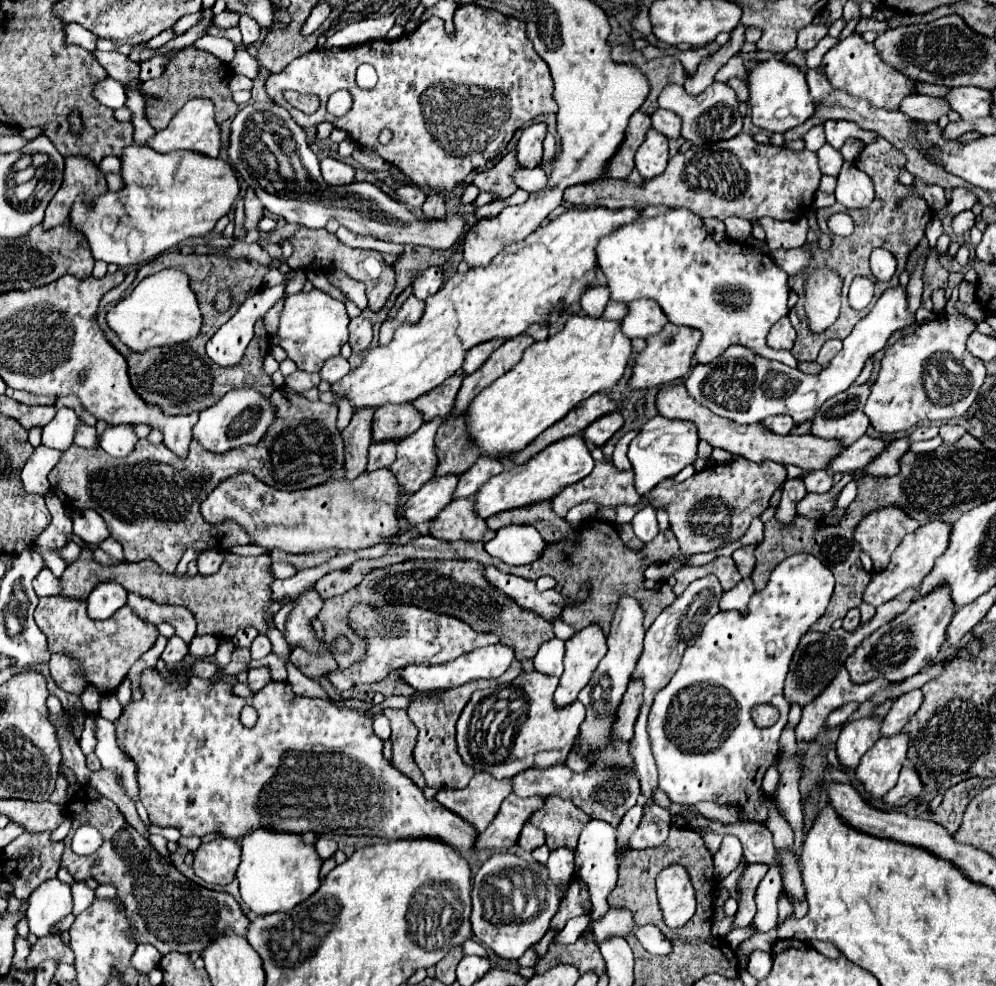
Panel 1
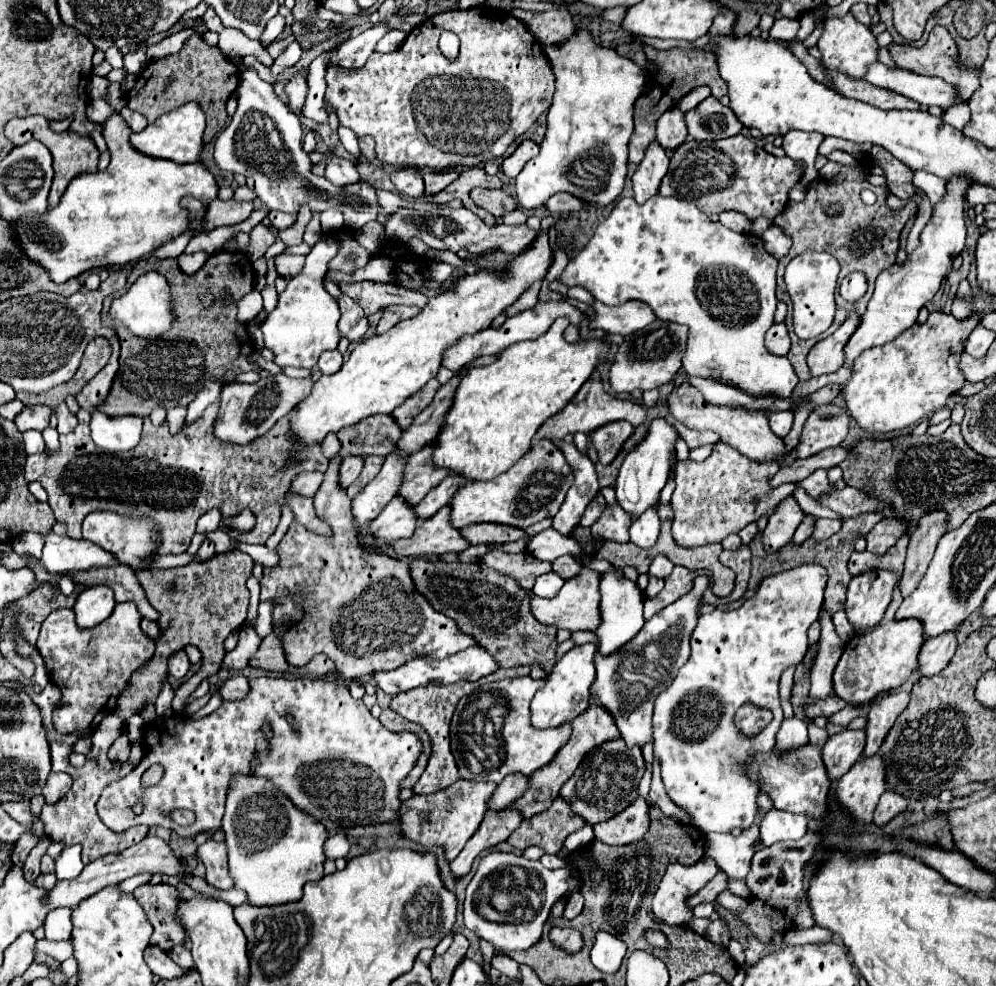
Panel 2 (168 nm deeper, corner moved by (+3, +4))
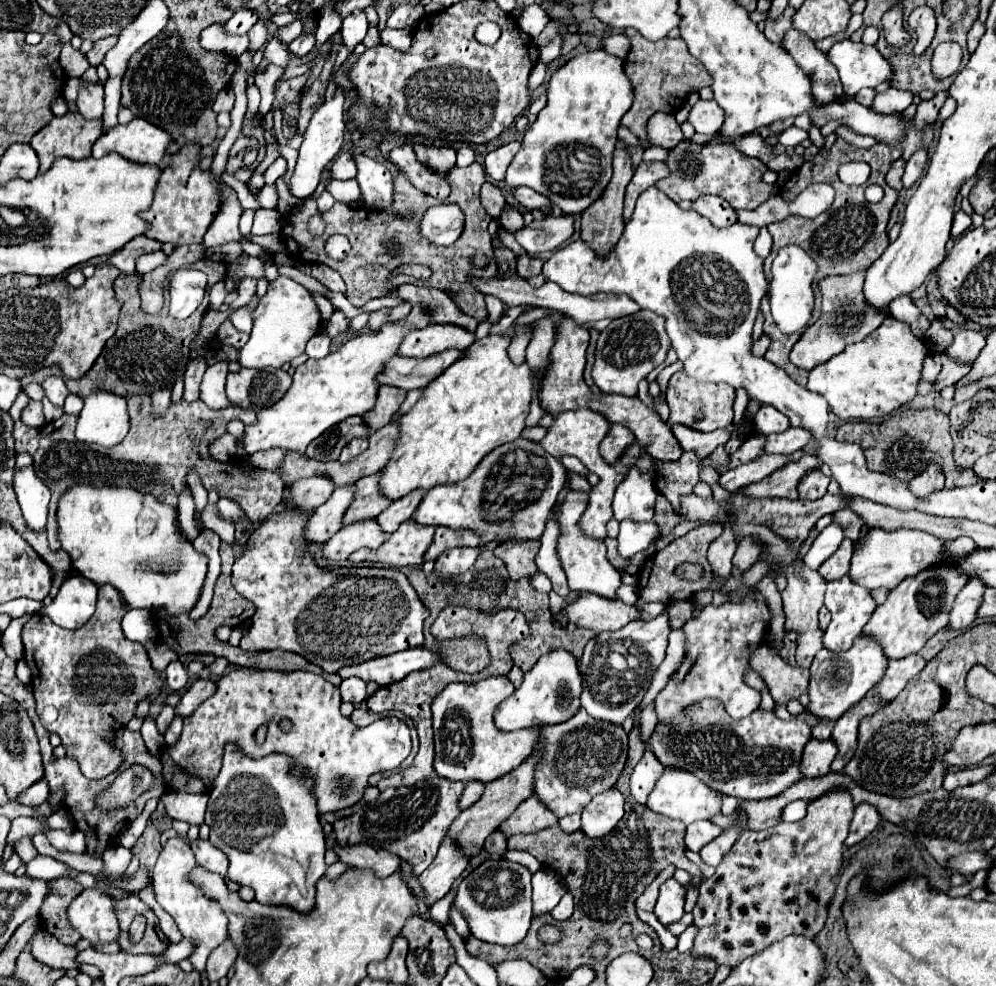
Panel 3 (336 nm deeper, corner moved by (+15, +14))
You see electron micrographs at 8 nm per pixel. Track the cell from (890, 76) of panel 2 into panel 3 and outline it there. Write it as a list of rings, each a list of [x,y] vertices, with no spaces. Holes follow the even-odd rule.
[[[835,42],[829,48],[827,58],[837,68],[847,96],[855,96],[861,88],[875,88],[887,82],[893,74],[893,68],[881,58],[875,46],[861,42]]]

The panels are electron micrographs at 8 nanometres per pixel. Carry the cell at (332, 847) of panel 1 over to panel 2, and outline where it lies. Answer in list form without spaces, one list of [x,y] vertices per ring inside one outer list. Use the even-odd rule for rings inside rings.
[[[337,832],[337,834],[331,834],[325,840],[323,850],[325,850],[327,858],[333,858],[333,860],[335,858],[345,858],[347,852],[349,852],[349,842],[347,842],[347,838],[345,838],[343,832]]]

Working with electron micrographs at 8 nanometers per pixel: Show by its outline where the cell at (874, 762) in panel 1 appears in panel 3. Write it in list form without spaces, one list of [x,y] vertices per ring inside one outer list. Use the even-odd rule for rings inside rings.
[[[833,790],[811,802],[809,814],[795,824],[781,822],[767,830],[743,832],[733,844],[733,850],[725,854],[715,874],[703,880],[699,886],[699,900],[693,908],[693,924],[699,928],[699,932],[695,936],[691,956],[713,958],[717,966],[729,966],[735,970],[745,958],[759,954],[785,936],[795,934],[815,938],[827,920],[827,908],[835,892],[833,878],[843,864],[843,842],[849,834],[853,810],[855,806],[851,796],[843,790]]]

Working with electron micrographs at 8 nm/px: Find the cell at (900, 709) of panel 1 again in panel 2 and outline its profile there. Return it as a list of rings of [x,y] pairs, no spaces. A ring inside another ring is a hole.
[[[895,690],[887,698],[883,698],[879,704],[875,704],[871,708],[871,712],[867,716],[869,724],[865,726],[867,746],[865,746],[863,756],[873,756],[881,748],[887,732],[895,724],[897,716],[907,708],[907,704],[909,704],[909,692]]]

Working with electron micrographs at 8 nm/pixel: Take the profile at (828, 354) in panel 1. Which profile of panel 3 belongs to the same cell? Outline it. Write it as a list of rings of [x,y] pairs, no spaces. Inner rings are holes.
[[[861,270],[857,274],[827,276],[827,278],[819,280],[817,286],[823,296],[823,308],[821,308],[823,312],[821,312],[819,320],[803,332],[803,336],[791,350],[791,362],[797,368],[811,370],[817,364],[827,362],[829,358],[841,354],[841,350],[845,350],[845,346],[865,340],[873,330],[877,330],[877,326],[887,316],[891,316],[889,310],[873,310],[873,306],[869,306],[865,302],[865,296],[861,294],[863,280],[865,280],[865,270]]]

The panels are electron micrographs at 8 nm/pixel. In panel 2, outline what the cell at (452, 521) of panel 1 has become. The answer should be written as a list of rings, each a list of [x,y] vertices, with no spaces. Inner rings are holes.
[[[449,506],[441,508],[431,518],[425,518],[417,524],[409,540],[397,540],[393,544],[395,556],[399,558],[431,558],[443,552],[463,552],[471,544],[461,540],[461,532],[449,524]]]

